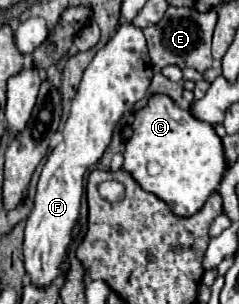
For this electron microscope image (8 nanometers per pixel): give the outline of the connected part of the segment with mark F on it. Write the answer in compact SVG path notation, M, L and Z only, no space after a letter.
M120 24L116 34L106 42L104 48L100 48L96 52L96 56L92 58L92 62L84 70L82 82L76 90L74 100L72 100L70 116L68 116L68 120L62 128L62 142L48 154L48 160L46 160L46 164L42 168L42 174L40 174L40 180L38 180L34 210L30 212L30 216L26 220L24 266L26 266L26 272L28 272L28 276L34 284L46 286L58 276L58 266L64 260L64 252L66 252L66 246L70 244L72 228L78 220L80 200L82 200L82 192L84 192L84 174L86 174L88 168L92 168L102 158L102 154L110 146L114 128L116 128L118 120L124 116L124 112L132 110L132 106L146 96L146 90L150 86L152 76L154 76L154 72L152 72L152 64L150 64L150 58L148 58L146 38L144 38L142 30L136 28L134 24Z

